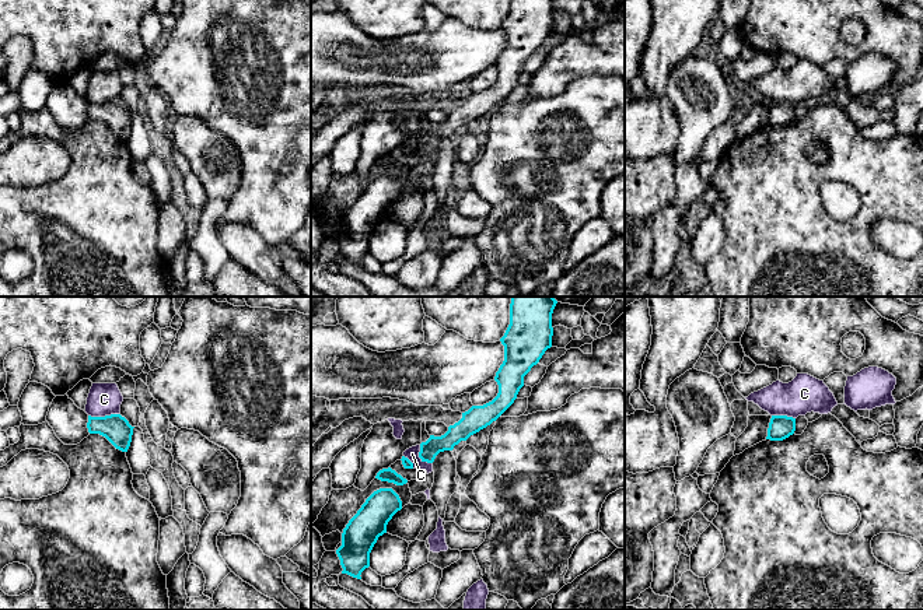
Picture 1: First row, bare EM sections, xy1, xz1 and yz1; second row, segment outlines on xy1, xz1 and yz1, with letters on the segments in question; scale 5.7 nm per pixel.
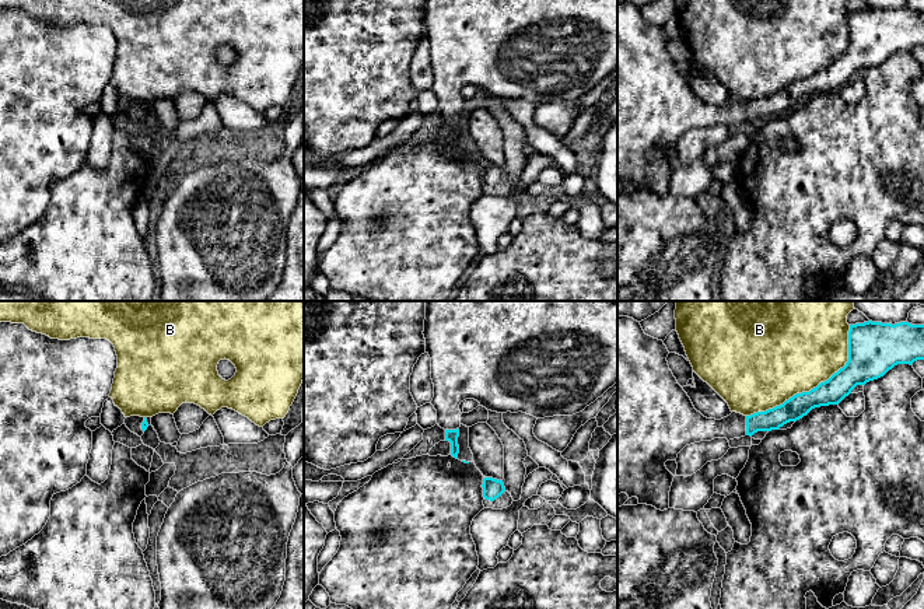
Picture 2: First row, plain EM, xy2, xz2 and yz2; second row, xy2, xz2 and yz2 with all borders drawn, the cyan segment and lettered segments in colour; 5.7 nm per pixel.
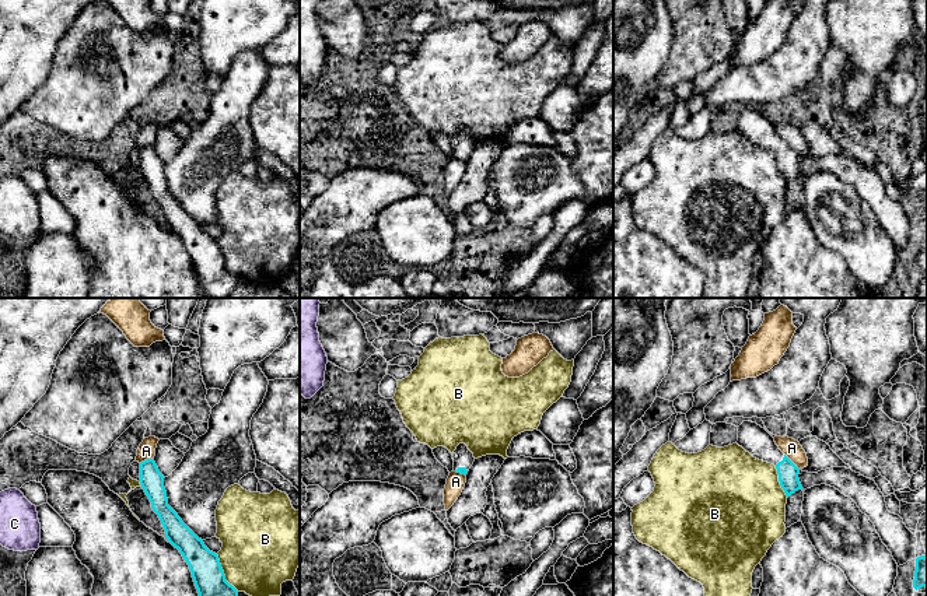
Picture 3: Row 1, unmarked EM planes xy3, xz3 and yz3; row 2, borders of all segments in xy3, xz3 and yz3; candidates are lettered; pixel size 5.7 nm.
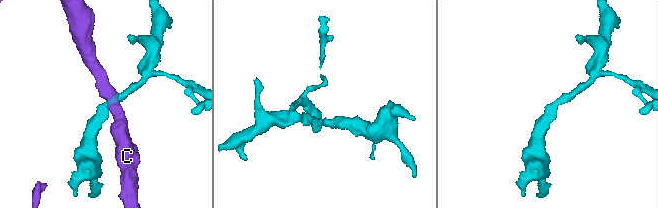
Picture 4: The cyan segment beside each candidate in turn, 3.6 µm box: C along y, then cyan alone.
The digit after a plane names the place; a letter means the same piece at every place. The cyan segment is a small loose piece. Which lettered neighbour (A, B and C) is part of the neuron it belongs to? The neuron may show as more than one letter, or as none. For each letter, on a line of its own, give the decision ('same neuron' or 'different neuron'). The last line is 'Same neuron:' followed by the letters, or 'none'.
A: different neuron
B: different neuron
C: different neuron
Same neuron: none

